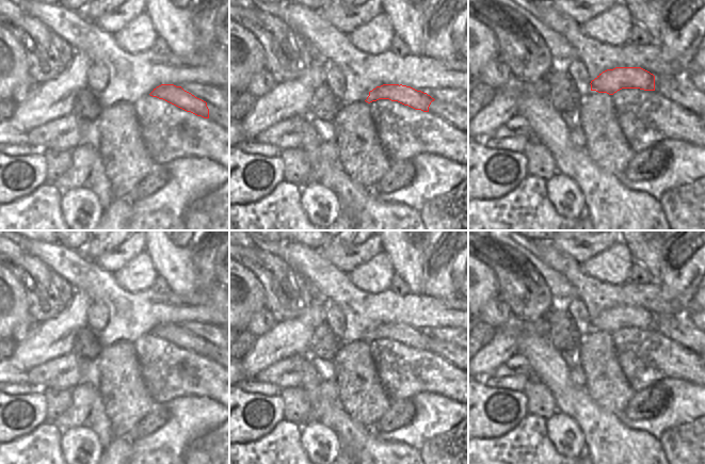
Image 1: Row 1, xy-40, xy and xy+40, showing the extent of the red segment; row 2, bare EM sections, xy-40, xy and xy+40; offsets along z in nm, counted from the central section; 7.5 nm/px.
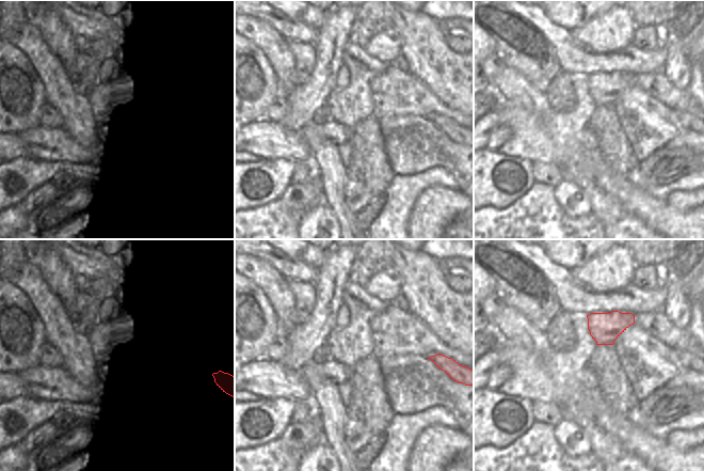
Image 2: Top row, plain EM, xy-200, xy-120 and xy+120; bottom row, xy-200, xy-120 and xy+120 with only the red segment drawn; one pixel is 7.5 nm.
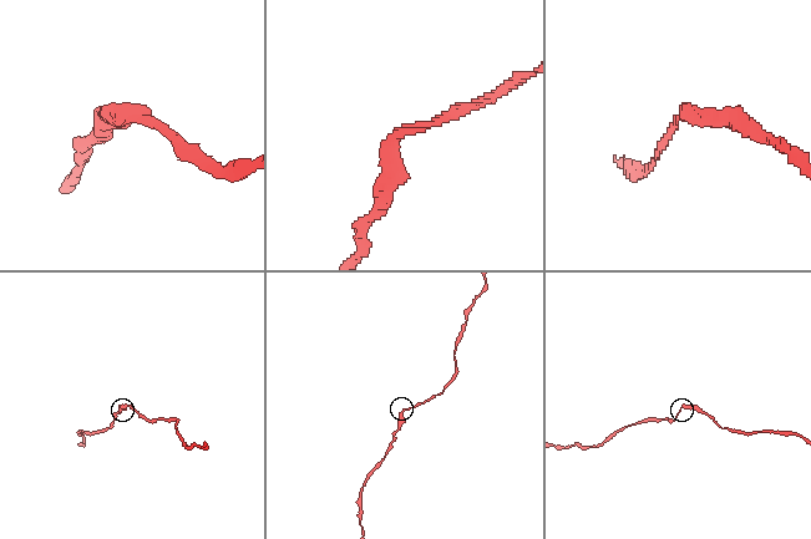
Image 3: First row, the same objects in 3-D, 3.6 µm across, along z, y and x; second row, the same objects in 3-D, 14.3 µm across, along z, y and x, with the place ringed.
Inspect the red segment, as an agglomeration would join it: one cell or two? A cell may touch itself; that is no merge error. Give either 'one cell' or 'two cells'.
one cell

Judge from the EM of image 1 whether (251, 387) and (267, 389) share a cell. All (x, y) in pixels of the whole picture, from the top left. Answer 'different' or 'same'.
same

